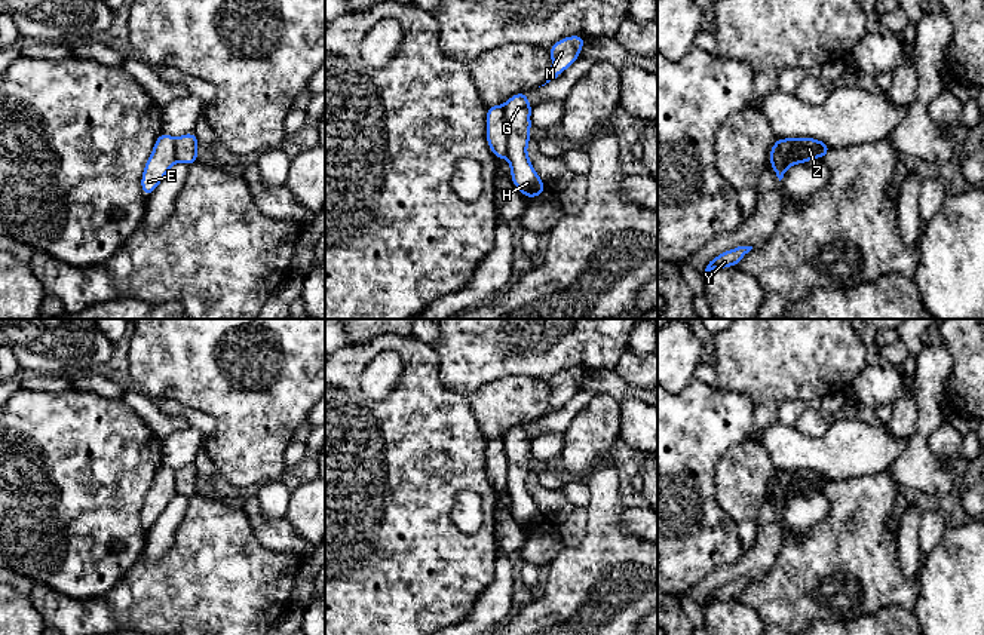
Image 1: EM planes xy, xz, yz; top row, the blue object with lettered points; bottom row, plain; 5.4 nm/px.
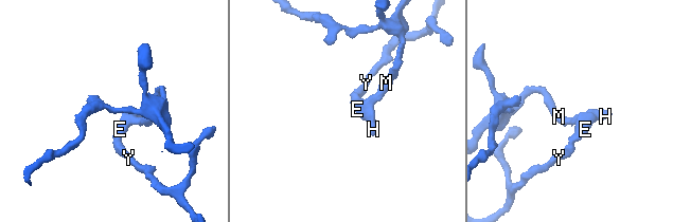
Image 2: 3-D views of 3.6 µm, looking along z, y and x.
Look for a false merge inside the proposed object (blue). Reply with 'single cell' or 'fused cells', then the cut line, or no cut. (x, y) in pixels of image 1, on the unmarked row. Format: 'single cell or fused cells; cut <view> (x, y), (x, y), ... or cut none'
fused cells; cut xz (502, 438), (506, 456), (506, 488)

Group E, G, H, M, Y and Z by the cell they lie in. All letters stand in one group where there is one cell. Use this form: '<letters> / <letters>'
E Y Z / G H M

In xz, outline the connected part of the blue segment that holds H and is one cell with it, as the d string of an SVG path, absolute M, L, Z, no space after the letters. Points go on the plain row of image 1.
M527 424L515 426L503 436L508 455L506 491L511 497L512 515L528 531L534 531L546 522L527 487L527 476L531 472L531 441Z

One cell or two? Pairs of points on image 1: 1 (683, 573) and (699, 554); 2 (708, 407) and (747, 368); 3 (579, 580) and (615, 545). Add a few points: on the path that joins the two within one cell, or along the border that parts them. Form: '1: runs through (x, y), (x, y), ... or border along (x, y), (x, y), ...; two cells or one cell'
1: runs through (684, 568), (695, 558); one cell
2: border along (714, 386), (744, 395), (750, 401), (753, 411); two cells
3: runs through (588, 573), (607, 554); one cell

